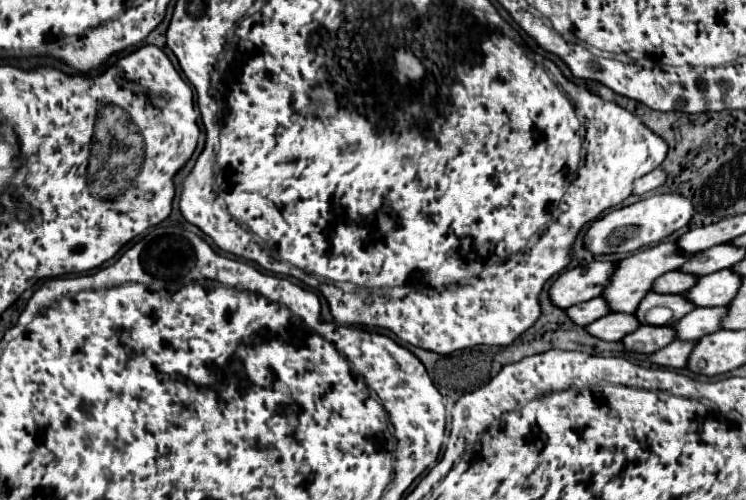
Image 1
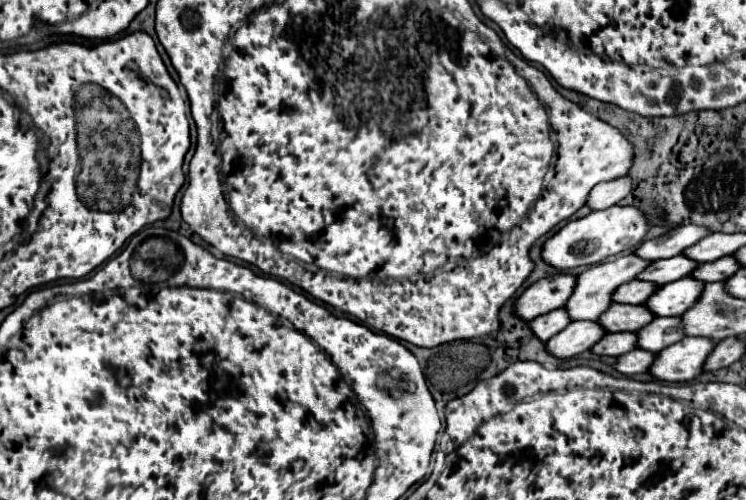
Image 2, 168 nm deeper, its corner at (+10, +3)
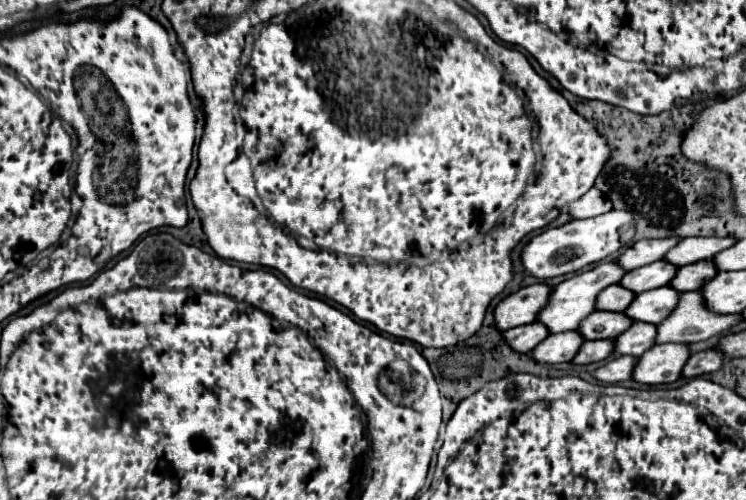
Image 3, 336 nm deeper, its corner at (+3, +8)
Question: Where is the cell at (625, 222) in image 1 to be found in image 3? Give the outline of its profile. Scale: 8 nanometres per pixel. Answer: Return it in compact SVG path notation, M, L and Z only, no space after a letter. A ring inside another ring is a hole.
M612 209L598 217L590 219L574 219L562 227L548 229L536 235L522 251L524 269L528 275L538 279L552 279L566 273L576 273L590 263L598 263L608 255L616 253L620 247L630 243L636 235L636 219L630 211Z

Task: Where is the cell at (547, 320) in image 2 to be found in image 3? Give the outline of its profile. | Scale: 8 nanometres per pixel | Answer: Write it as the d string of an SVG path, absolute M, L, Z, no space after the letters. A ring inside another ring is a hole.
M534 321L534 323L526 323L522 327L508 329L508 331L504 331L504 335L508 335L508 343L512 343L512 347L516 347L516 351L532 351L532 347L542 343L550 335L550 331L548 331L548 327L544 327L544 323Z

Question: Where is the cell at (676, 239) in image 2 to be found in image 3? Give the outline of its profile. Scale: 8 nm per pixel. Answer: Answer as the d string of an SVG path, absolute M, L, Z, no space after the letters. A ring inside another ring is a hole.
M664 237L664 239L642 239L636 241L634 245L630 245L620 257L618 263L630 271L642 265L650 265L658 259L662 259L672 247L676 247L676 243L680 243L680 237Z

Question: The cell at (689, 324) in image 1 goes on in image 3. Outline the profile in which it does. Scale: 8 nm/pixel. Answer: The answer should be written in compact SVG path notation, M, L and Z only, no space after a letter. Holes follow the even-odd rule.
M644 321L634 323L628 331L624 331L624 335L616 339L616 353L642 357L650 347L656 345L656 331L658 325L654 323L644 323Z

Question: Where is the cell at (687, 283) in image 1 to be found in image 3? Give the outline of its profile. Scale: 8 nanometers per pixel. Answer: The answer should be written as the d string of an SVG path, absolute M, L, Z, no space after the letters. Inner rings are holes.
M614 283L610 287L606 287L600 293L600 299L596 299L596 309L600 311L626 311L628 305L634 301L634 293L626 291L626 287L622 287L620 283Z

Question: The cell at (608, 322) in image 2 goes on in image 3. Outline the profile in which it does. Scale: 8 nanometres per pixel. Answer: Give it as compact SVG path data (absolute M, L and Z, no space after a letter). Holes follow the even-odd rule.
M594 311L580 323L578 331L584 331L584 337L590 339L608 339L608 337L618 337L622 335L634 321L624 315L622 311Z

